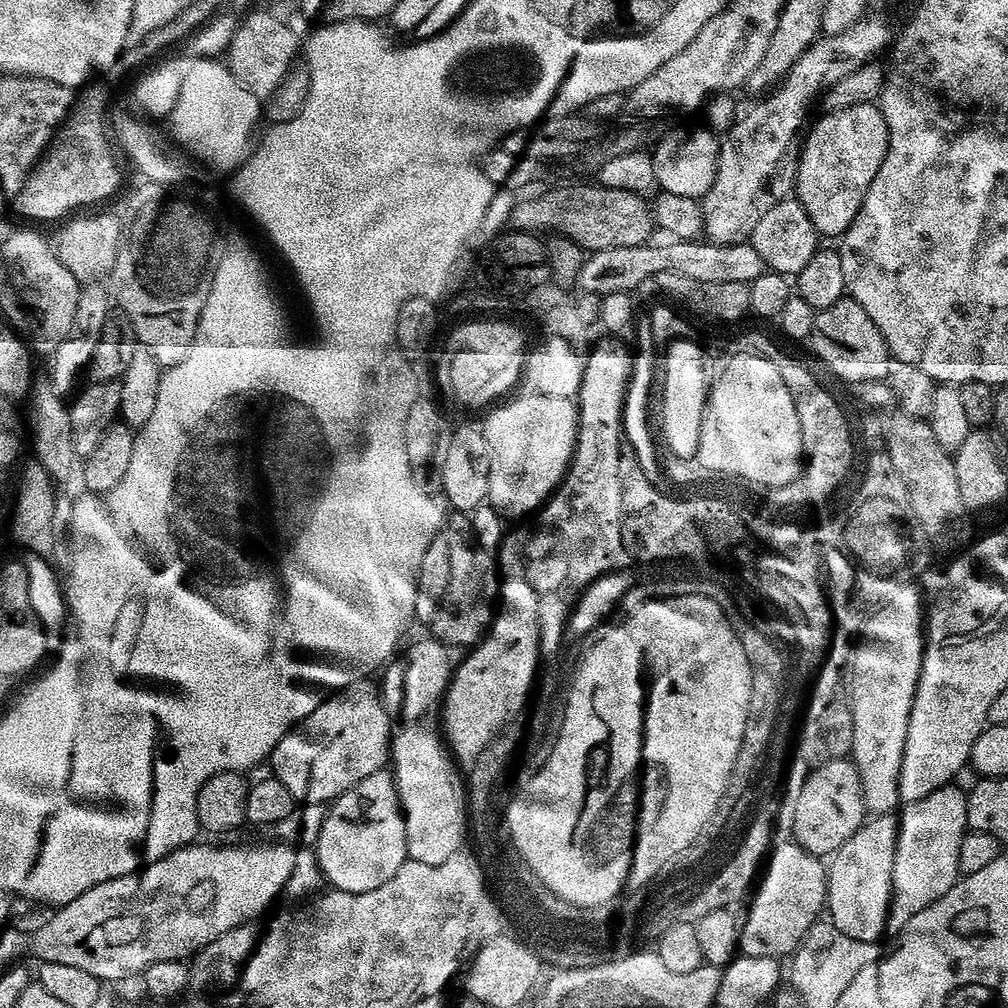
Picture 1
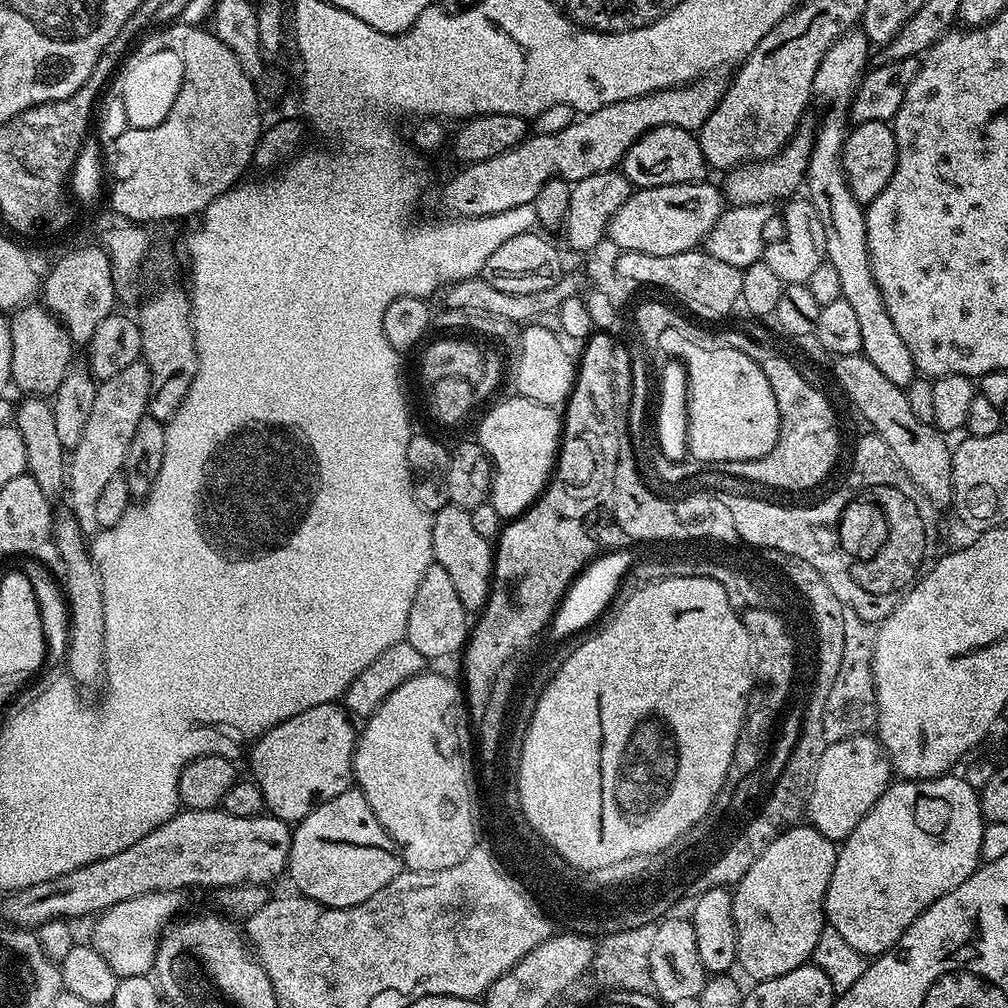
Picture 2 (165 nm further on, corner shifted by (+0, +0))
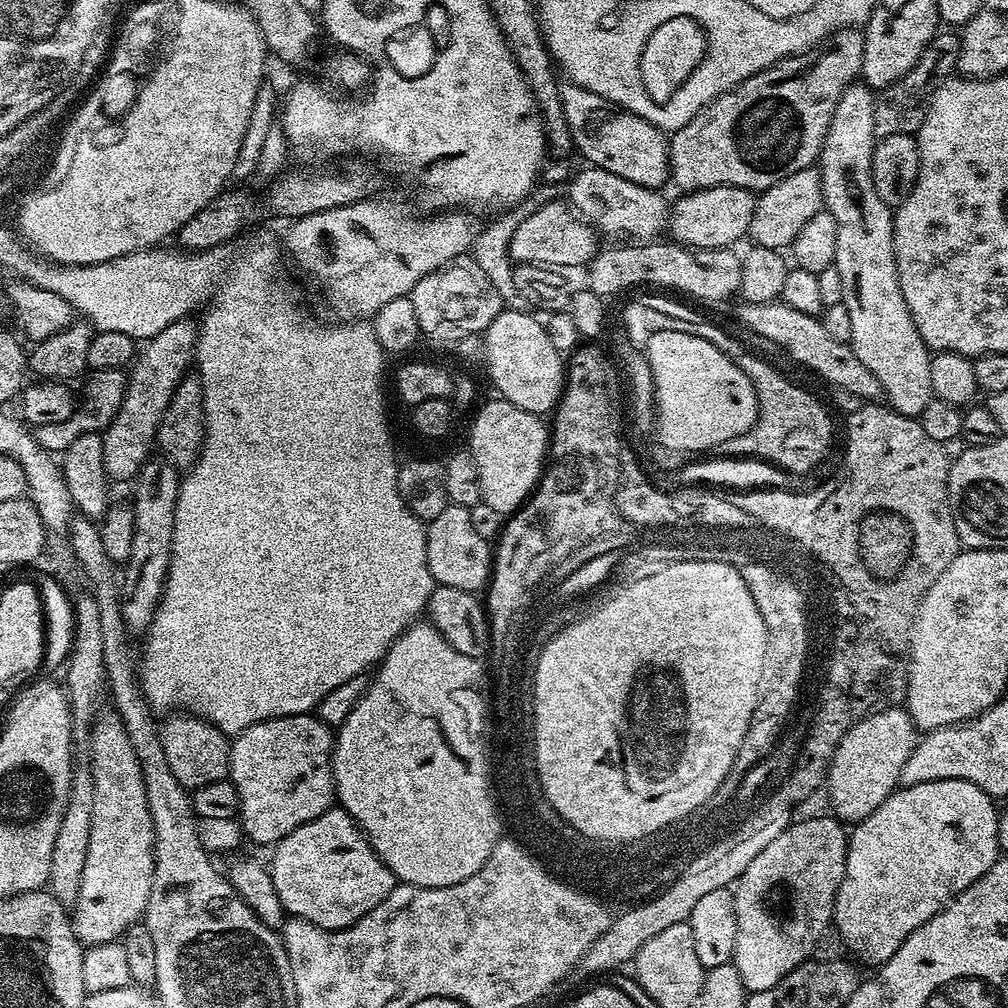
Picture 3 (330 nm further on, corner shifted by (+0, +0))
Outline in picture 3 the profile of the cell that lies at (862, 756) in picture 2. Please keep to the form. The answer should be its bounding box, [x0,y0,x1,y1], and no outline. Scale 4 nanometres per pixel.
[826,706,917,822]

